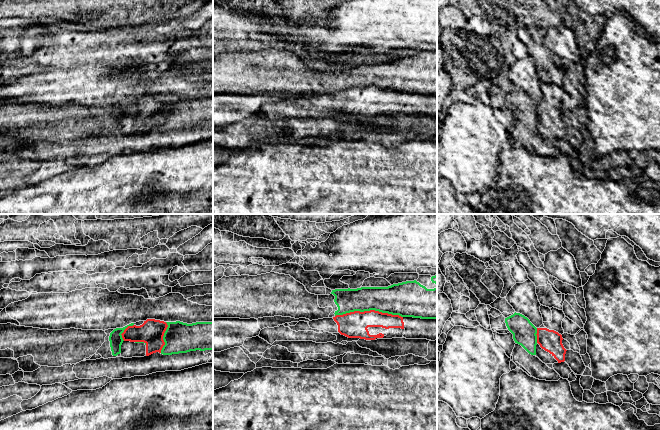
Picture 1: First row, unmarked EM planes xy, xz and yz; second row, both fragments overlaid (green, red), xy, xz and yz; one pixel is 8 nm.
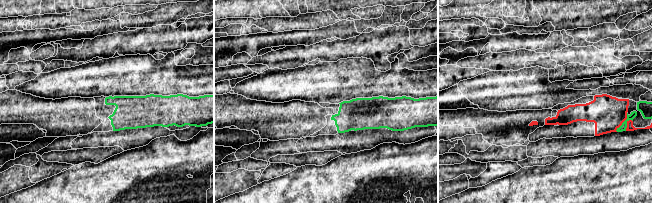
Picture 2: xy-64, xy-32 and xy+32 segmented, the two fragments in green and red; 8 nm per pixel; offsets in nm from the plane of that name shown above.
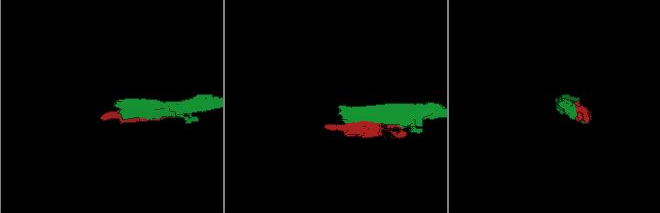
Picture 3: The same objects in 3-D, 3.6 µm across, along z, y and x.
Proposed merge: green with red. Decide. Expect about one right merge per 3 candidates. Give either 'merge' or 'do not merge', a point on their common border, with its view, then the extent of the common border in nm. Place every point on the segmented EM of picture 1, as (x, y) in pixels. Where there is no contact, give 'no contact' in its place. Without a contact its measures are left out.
do not merge; meets green in xz at (369, 310); contact 550 nm long

